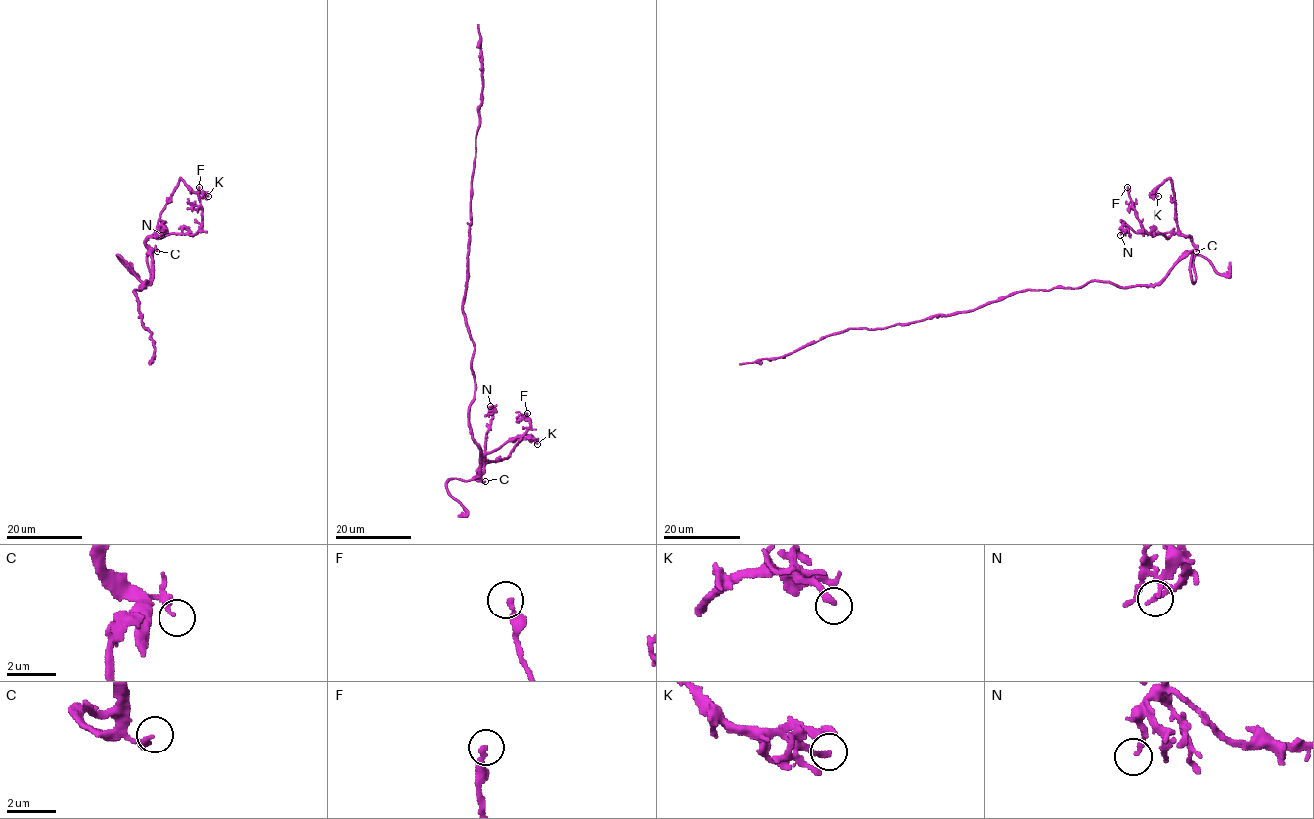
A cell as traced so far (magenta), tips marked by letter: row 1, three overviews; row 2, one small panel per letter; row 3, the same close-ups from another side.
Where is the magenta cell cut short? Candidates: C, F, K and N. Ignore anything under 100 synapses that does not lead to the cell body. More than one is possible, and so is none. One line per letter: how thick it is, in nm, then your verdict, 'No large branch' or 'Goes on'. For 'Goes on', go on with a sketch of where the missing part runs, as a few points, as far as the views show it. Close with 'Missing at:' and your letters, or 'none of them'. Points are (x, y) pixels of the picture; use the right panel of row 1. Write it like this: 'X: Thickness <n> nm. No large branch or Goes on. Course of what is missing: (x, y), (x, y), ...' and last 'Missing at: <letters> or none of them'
C: Thickness 160 nm. No large branch
F: Thickness 300 nm. No large branch
K: Thickness 260 nm. No large branch
N: Thickness 150 nm. No large branch
Missing at: none of them

